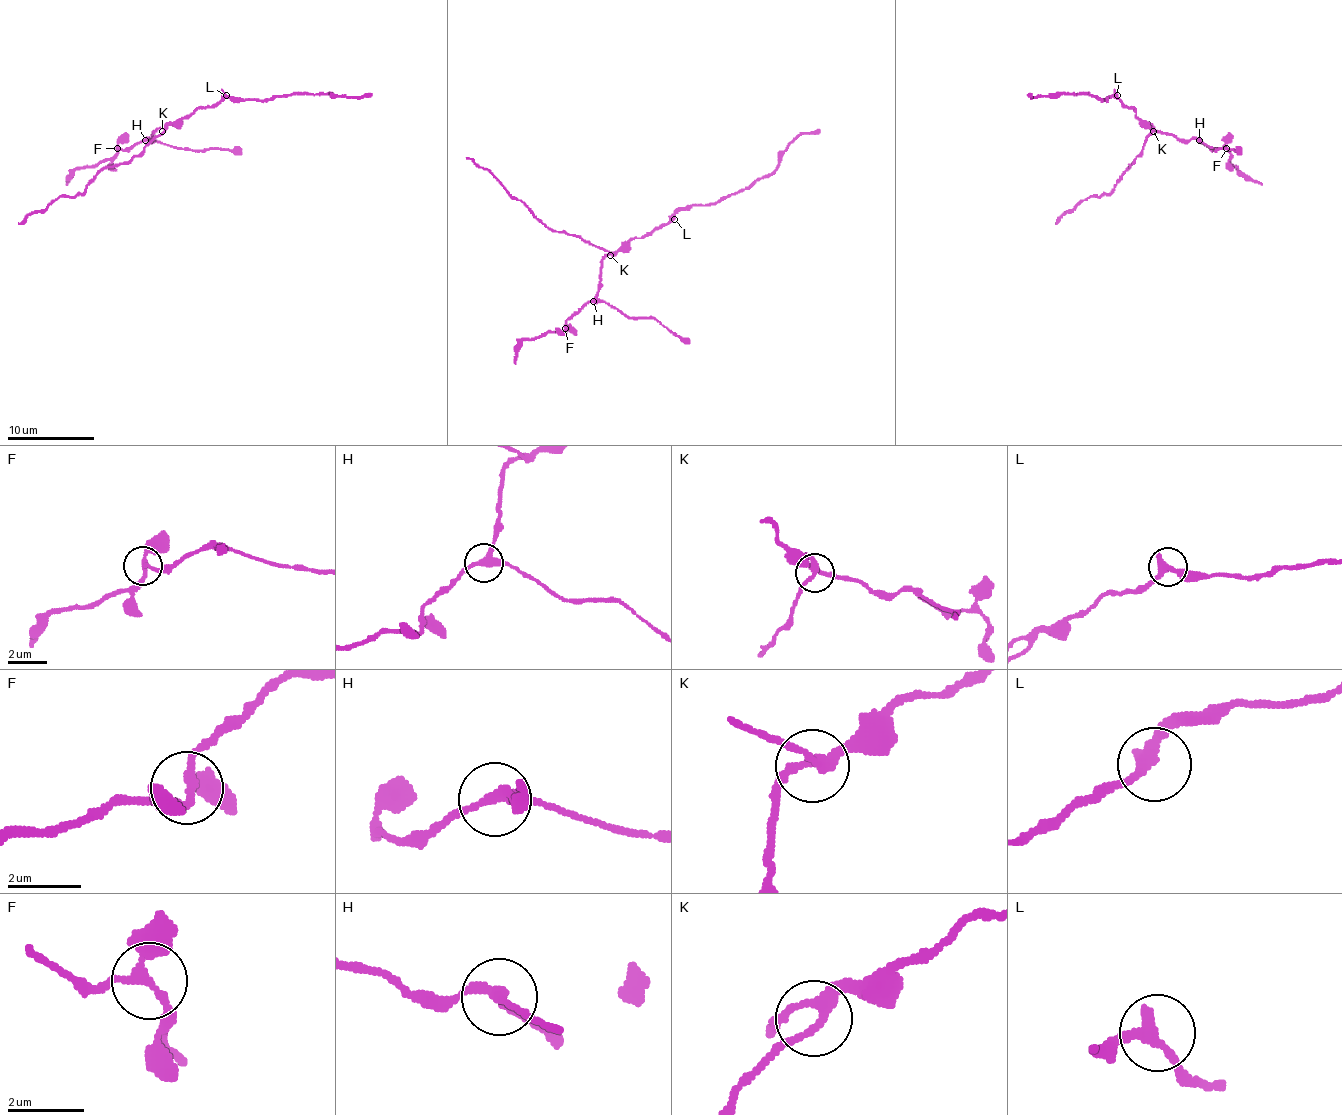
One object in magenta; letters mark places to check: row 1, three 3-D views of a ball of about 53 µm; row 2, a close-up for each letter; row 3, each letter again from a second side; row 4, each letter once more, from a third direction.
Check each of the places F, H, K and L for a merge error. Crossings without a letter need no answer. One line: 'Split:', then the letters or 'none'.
Split: H

